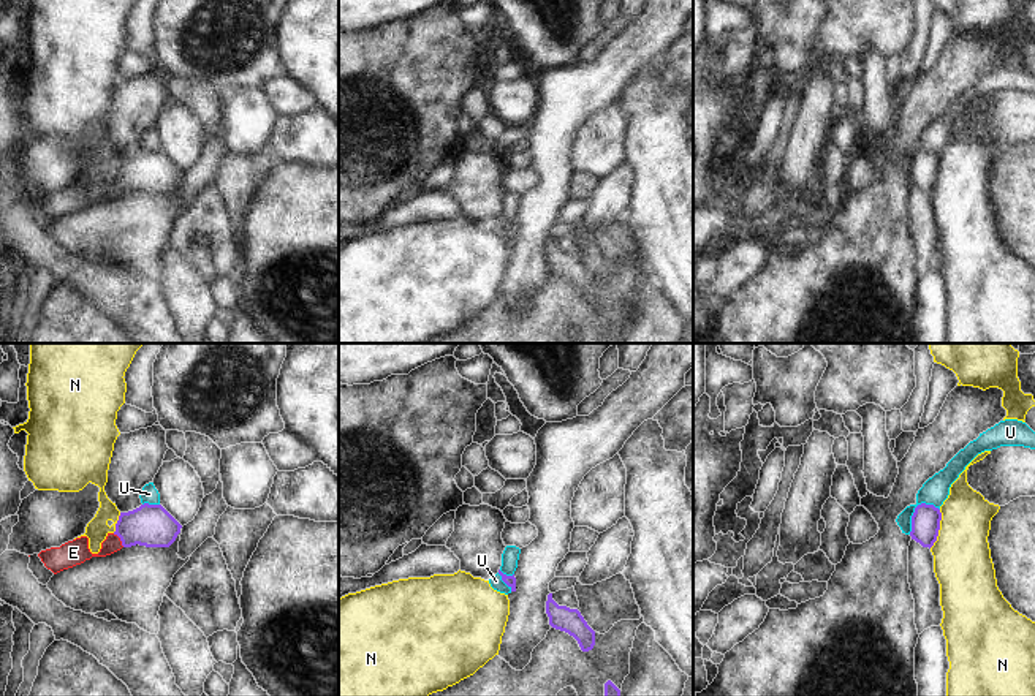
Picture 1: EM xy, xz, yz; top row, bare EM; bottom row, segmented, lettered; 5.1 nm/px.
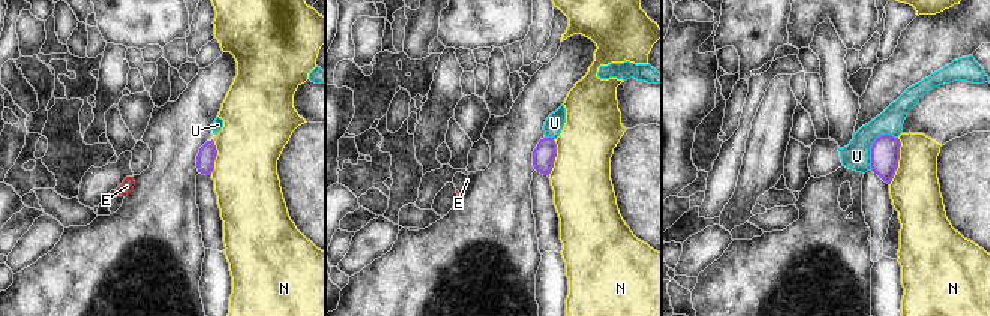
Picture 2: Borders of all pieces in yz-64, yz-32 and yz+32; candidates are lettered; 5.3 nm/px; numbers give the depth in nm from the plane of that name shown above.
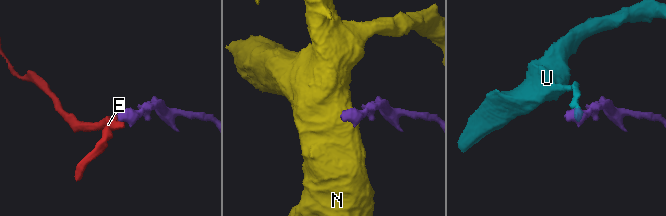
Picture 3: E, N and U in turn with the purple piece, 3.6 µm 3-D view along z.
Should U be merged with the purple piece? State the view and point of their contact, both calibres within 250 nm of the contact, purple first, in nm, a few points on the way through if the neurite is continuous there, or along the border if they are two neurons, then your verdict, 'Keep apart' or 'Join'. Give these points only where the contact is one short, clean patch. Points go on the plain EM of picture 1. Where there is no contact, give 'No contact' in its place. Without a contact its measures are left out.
Touches purple at yz (915, 155). Thickness 140 nm (purple) against 140 nm. Boundary: yz (939, 154), (920, 149), (912, 162), (912, 176), (909, 179). Keep apart.

